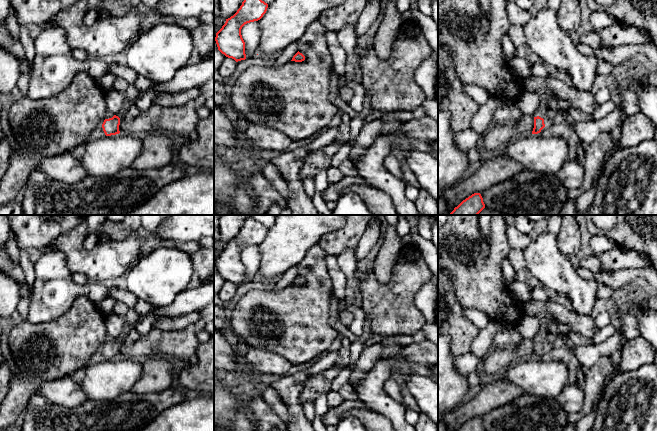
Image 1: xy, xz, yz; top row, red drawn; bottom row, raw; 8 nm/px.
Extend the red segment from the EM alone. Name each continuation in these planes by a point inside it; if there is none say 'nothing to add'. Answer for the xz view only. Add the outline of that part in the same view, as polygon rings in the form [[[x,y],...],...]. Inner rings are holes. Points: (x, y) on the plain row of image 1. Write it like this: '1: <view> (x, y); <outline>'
nothing to add

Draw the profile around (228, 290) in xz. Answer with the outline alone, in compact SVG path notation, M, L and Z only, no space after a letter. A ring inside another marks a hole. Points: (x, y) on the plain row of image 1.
M226 281L218 293L218 296L227 305L230 304L231 299L236 293L236 290L237 286L234 283Z

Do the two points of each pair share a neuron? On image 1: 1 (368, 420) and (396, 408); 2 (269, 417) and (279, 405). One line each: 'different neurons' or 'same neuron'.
1: different neurons
2: different neurons

